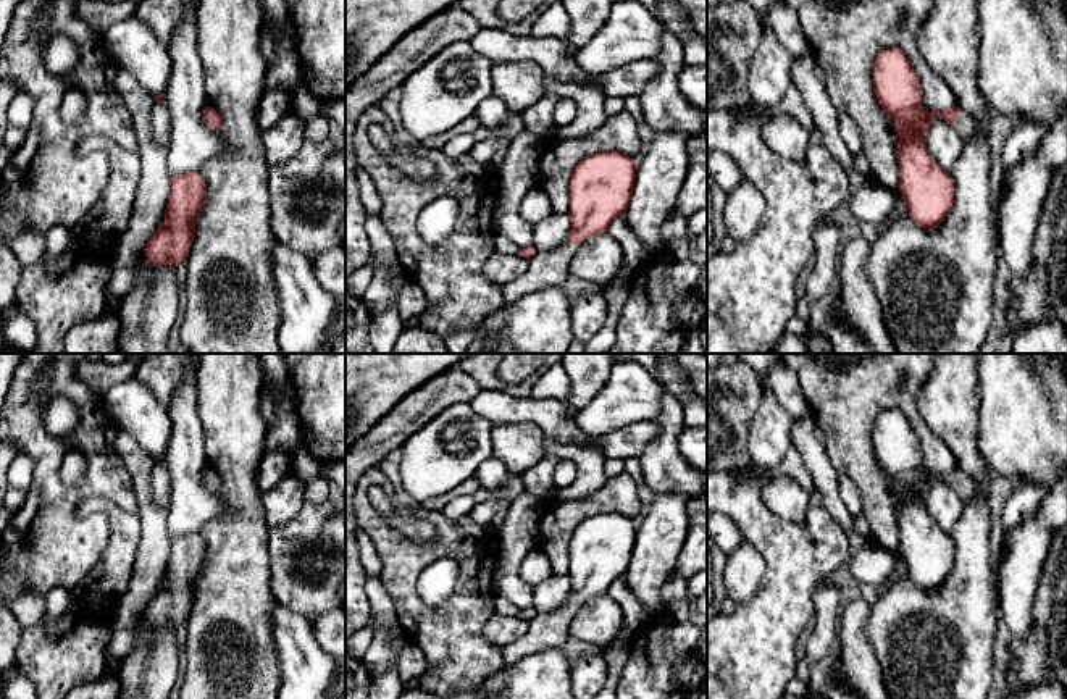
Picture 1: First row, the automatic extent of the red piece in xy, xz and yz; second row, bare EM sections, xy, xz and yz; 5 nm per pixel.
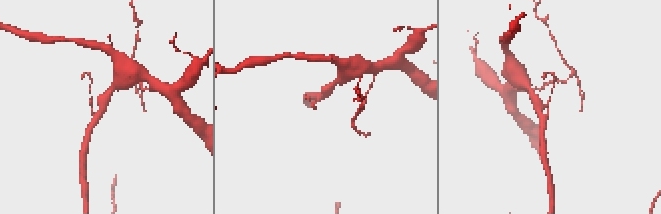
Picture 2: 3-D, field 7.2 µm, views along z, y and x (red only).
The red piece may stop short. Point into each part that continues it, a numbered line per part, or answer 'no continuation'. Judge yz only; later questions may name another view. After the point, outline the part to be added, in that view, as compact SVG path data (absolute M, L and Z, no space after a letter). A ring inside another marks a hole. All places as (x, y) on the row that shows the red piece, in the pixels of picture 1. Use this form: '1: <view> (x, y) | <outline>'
1: yz (967, 126) | M960 110L956 128L964 140L973 139L978 134L978 121L964 110Z

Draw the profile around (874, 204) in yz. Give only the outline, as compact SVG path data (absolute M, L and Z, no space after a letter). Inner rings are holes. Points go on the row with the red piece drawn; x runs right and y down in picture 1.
M878 182L867 184L852 190L847 202L852 216L860 223L870 223L881 229L899 210L899 187L883 187Z

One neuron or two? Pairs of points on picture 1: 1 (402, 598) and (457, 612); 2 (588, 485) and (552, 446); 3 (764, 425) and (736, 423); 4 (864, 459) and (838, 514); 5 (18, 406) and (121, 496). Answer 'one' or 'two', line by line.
1: one
2: one
3: two
4: two
5: one

